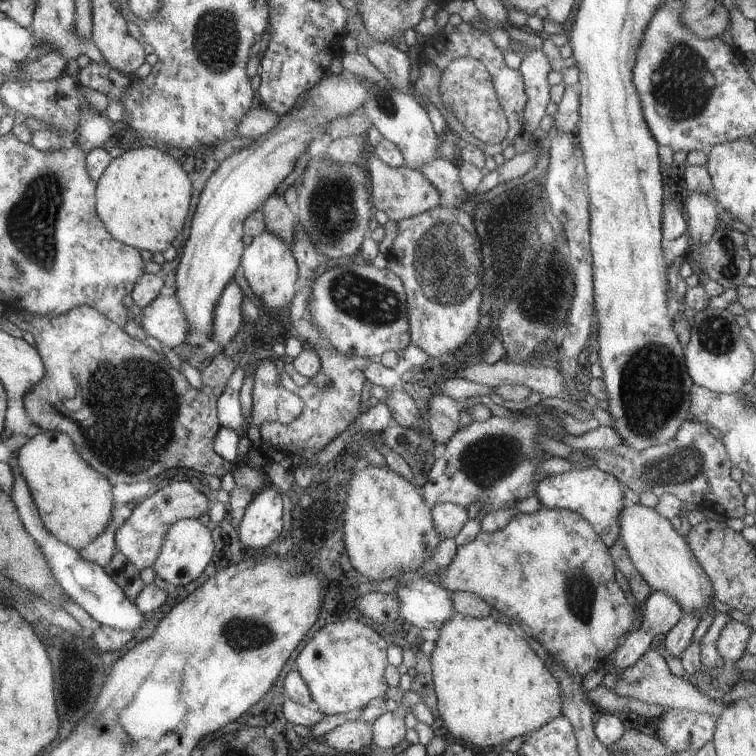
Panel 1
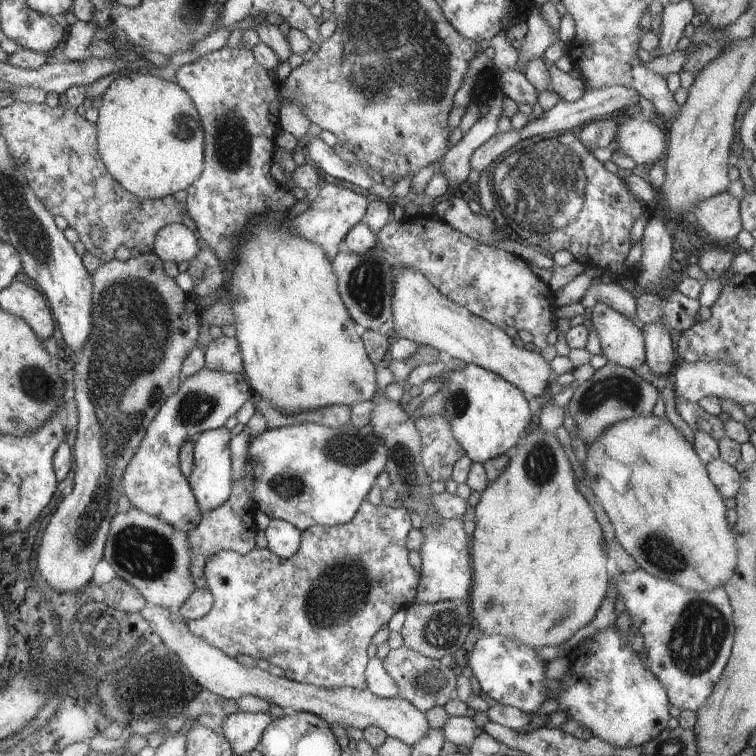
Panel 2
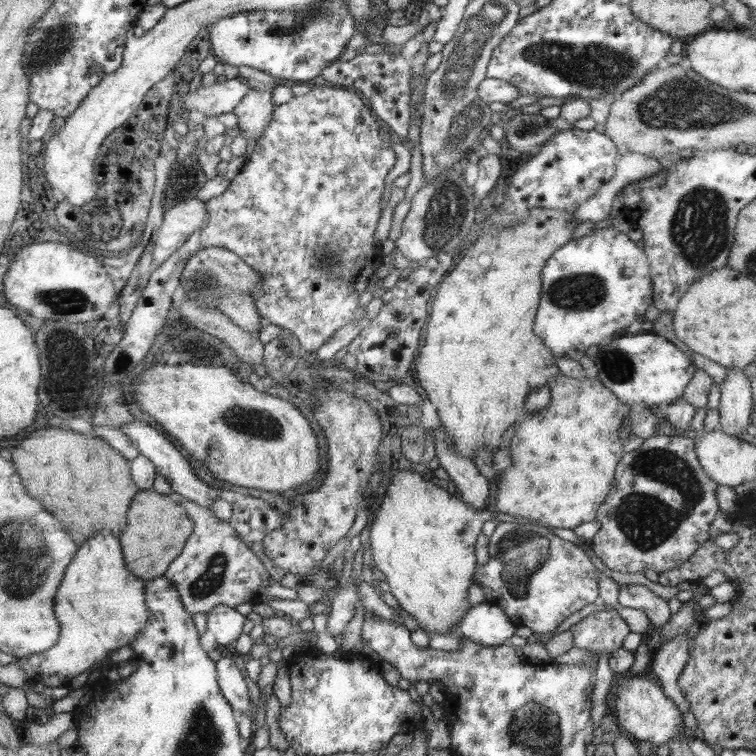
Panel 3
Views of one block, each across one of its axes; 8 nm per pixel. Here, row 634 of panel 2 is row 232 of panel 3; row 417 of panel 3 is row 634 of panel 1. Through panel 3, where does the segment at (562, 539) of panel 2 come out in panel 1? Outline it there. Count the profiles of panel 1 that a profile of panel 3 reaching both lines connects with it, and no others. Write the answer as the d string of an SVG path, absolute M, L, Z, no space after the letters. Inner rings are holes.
M454 612L438 631L440 637L429 654L437 697L434 708L454 739L496 747L562 716L562 690L526 642L524 630L512 630L491 615L476 619Z

